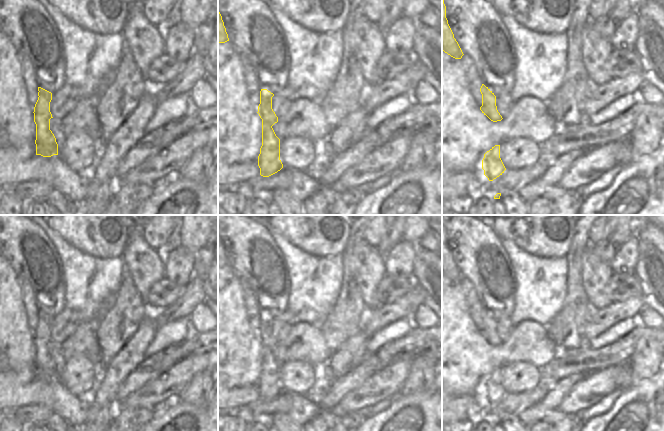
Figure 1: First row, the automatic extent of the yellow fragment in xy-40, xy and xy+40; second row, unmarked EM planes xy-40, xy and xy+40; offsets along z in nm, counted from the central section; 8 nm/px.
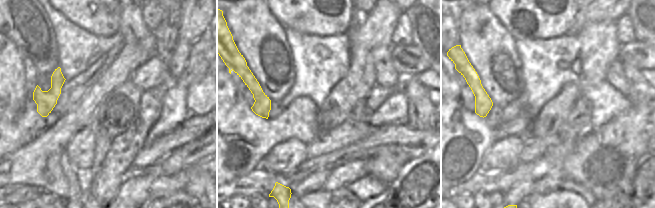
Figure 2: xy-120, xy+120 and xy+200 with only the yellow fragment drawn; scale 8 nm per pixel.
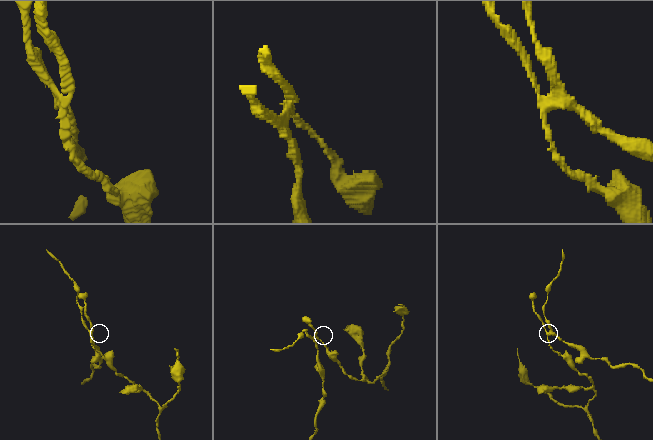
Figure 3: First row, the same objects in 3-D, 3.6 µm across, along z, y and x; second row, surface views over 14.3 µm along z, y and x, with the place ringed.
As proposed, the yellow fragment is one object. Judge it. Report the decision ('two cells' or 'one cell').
two cells

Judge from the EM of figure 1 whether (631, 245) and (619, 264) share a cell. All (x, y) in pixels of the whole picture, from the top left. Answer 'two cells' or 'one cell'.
one cell

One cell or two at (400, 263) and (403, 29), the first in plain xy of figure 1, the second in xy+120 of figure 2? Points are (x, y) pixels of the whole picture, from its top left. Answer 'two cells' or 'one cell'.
one cell

